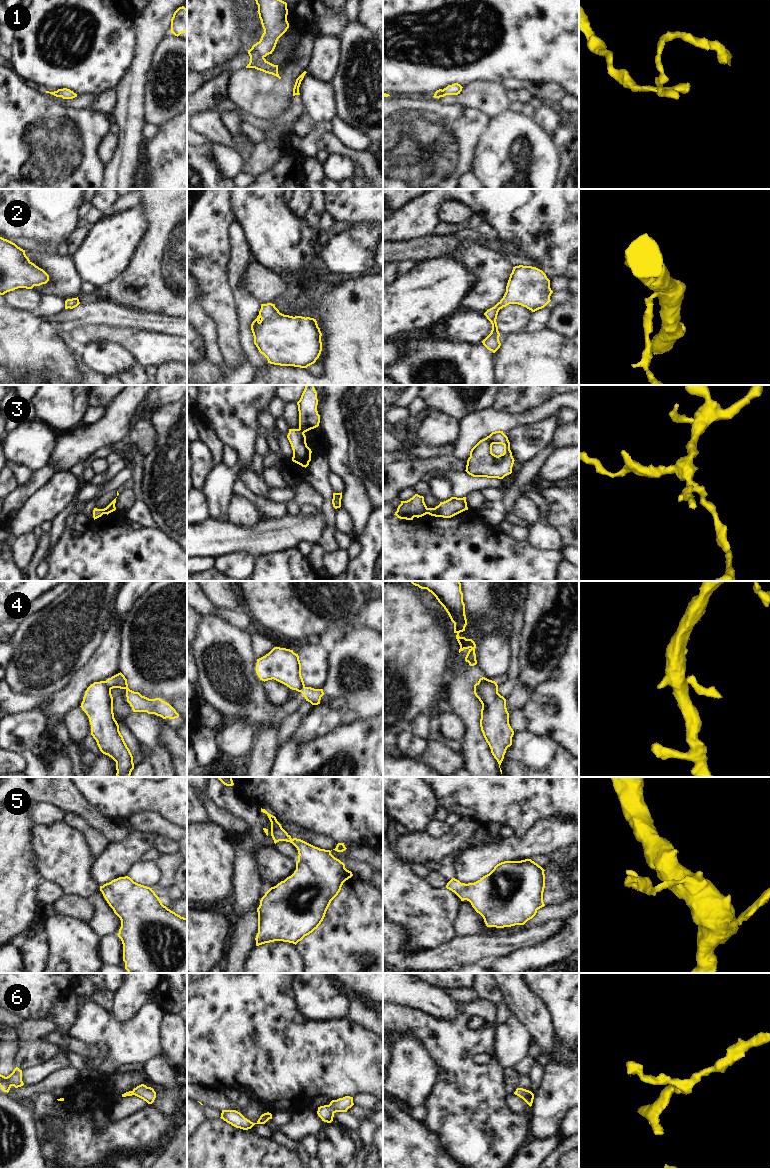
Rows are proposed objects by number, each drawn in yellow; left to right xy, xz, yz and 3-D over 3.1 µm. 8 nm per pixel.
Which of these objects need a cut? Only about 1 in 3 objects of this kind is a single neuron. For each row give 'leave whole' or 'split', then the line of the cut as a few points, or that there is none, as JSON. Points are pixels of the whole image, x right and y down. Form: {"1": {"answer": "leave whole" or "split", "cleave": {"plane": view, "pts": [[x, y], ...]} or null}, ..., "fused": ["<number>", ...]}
{"1": {"answer": "split", "cleave": {"plane": "xz", "pts": [[250, 49], [263, 57]]}}, "2": {"answer": "leave whole", "cleave": null}, "3": {"answer": "split", "cleave": {"plane": "yz", "pts": [[429, 508], [427, 513]]}}, "4": {"answer": "split", "cleave": {"plane": "xy", "pts": [[105, 681], [111, 688]]}}, "5": {"answer": "leave whole", "cleave": null}, "6": {"answer": "leave whole", "cleave": null}, "fused": ["1", "3", "4"]}

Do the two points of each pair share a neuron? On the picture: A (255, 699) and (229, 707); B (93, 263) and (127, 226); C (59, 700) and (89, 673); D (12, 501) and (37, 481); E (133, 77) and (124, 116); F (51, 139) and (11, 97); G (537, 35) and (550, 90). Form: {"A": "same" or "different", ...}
{"A": "same", "B": "same", "C": "same", "D": "same", "E": "same", "F": "same", "G": "different"}

